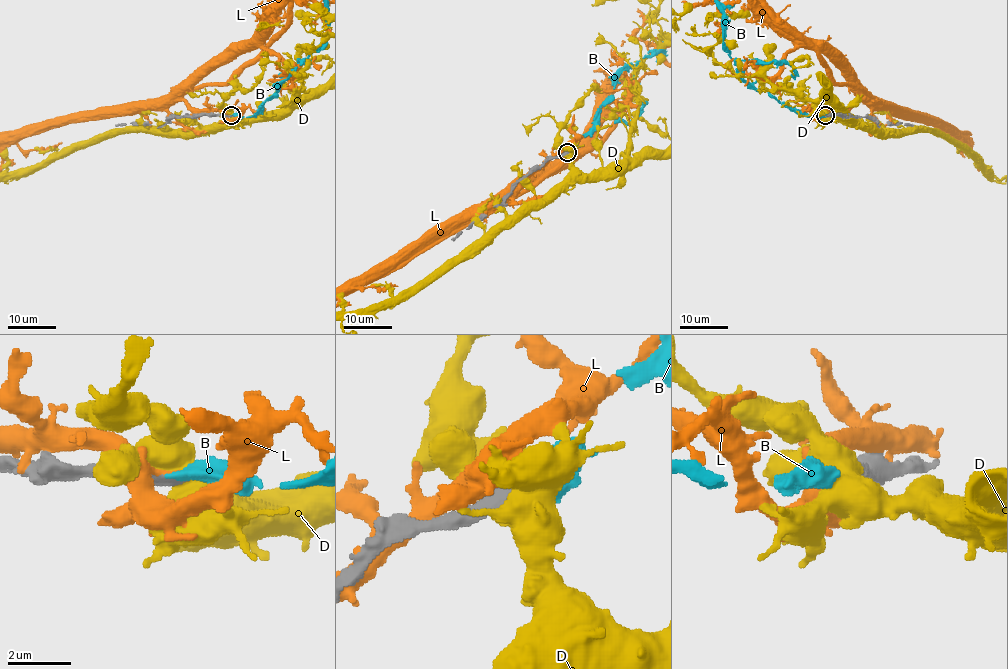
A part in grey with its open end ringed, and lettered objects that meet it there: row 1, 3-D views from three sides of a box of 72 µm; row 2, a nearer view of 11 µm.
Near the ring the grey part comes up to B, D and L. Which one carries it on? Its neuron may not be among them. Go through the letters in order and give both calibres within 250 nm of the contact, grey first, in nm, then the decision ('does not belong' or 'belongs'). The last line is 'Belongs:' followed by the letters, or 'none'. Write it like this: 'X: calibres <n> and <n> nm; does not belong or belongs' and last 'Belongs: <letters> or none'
B: calibres 400 and 440 nm; belongs
D: calibres 500 and 800 nm; does not belong
L: calibres 460 and 320 nm; does not belong
Belongs: B

